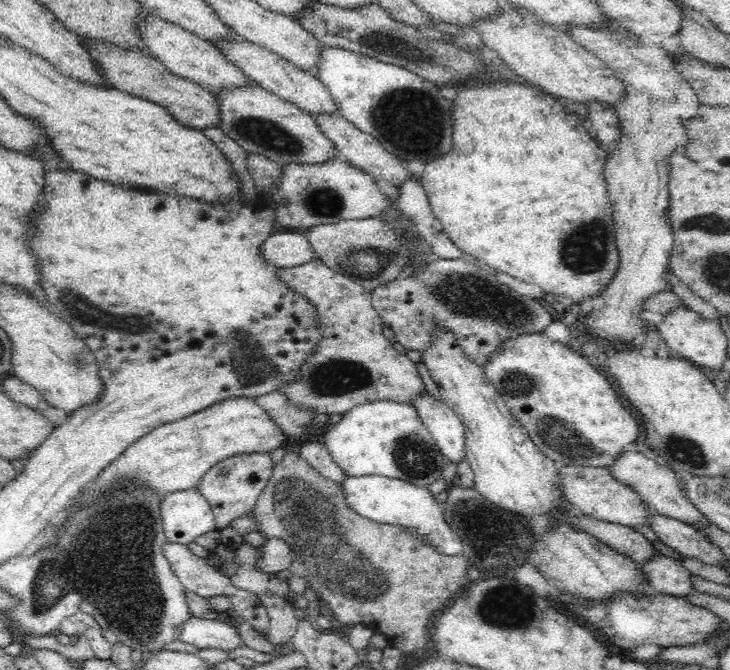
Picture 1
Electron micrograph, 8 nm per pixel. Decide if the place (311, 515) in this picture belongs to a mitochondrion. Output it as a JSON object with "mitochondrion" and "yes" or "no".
{"mitochondrion":"yes"}

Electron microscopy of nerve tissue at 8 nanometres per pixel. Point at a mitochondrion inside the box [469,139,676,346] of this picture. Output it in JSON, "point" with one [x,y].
{"point":[586,249]}

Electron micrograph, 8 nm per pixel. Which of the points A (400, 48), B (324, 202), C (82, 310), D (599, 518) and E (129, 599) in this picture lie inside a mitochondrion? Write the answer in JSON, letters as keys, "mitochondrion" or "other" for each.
{"A":"mitochondrion","B":"mitochondrion","C":"mitochondrion","D":"other","E":"mitochondrion"}

